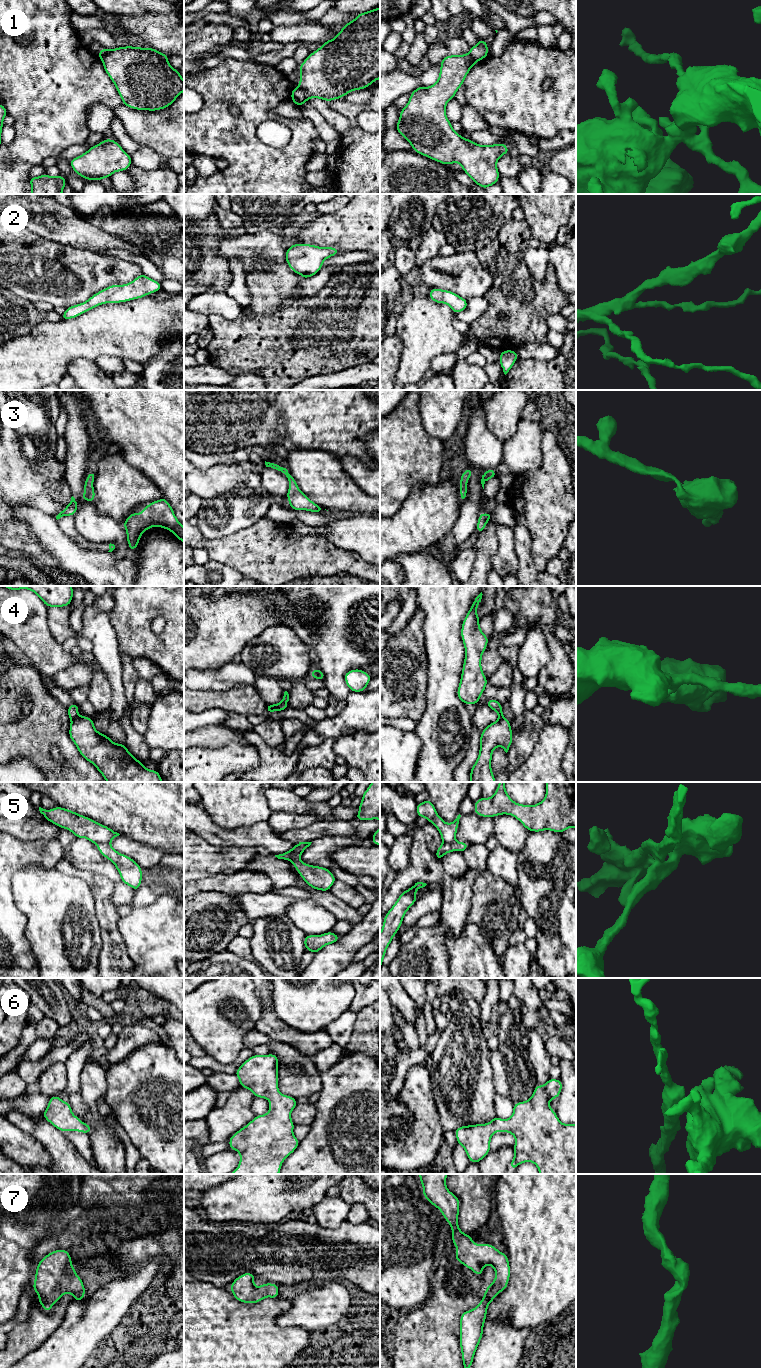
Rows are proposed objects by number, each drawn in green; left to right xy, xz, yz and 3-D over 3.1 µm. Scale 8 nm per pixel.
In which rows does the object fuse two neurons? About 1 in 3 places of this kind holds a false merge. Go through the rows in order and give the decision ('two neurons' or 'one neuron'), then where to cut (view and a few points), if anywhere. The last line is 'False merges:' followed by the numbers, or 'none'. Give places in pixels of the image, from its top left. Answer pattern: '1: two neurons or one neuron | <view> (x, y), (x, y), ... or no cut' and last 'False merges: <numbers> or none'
1: two neurons | xz (297, 87), (303, 91), (307, 100)
2: one neuron | no cut
3: one neuron | no cut
4: two neurons | xy (78, 716), (71, 720)
5: two neurons | xz (294, 846), (297, 856), (289, 860)
6: one neuron | no cut
7: one neuron | no cut
False merges: 1, 4, 5

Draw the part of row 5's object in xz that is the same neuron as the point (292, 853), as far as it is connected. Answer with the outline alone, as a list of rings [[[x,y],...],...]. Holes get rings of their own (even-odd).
[[[293,847],[292,849],[290,849],[287,852],[284,852],[279,855],[275,855],[275,857],[277,857],[278,859],[290,861],[290,860],[298,857],[298,851],[295,849],[295,847]]]

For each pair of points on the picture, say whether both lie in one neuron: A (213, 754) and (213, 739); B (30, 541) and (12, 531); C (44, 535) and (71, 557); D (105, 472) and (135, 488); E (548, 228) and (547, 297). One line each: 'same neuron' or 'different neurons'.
A: different neurons
B: same neuron
C: same neuron
D: same neuron
E: different neurons

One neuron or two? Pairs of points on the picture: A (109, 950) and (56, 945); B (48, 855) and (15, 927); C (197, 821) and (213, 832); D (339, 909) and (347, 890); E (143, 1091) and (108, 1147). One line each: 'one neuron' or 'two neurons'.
A: two neurons
B: one neuron
C: one neuron
D: two neurons
E: two neurons

